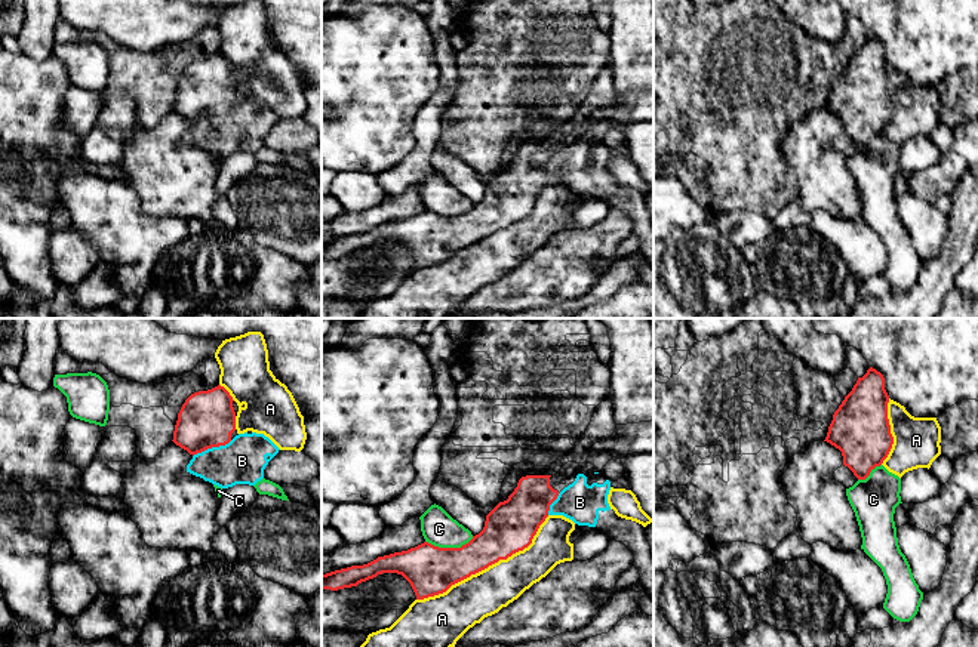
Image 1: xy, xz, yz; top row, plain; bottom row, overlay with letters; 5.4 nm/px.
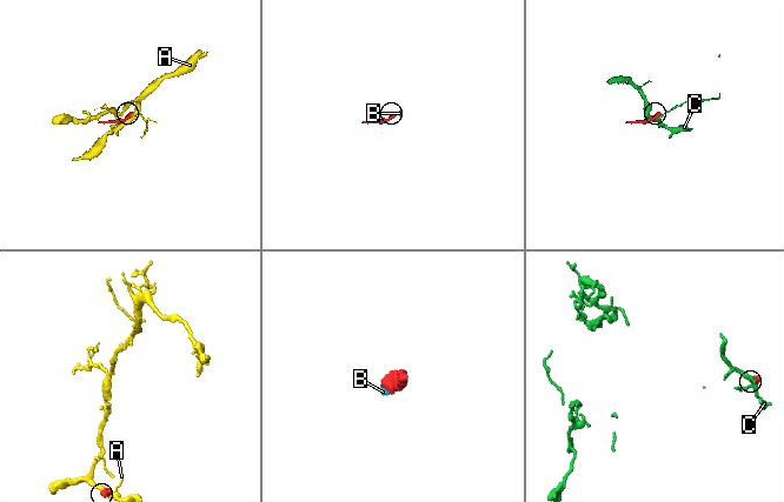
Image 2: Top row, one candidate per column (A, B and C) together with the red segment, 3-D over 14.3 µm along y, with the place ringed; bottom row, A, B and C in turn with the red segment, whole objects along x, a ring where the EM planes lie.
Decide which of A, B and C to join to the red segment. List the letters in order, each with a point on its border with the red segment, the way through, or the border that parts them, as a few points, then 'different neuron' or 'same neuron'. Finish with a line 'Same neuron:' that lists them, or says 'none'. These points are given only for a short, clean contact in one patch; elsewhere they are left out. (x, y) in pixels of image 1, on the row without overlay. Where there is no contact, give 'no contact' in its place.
A: meets red in xz at (486, 236); different neuron
B: meets red in xy at (212, 114); runs through xy (206, 88), (206, 104), (212, 114), (227, 129), (242, 129); same neuron
C: meets red in xz at (449, 216); different neuron
Same neuron: B

